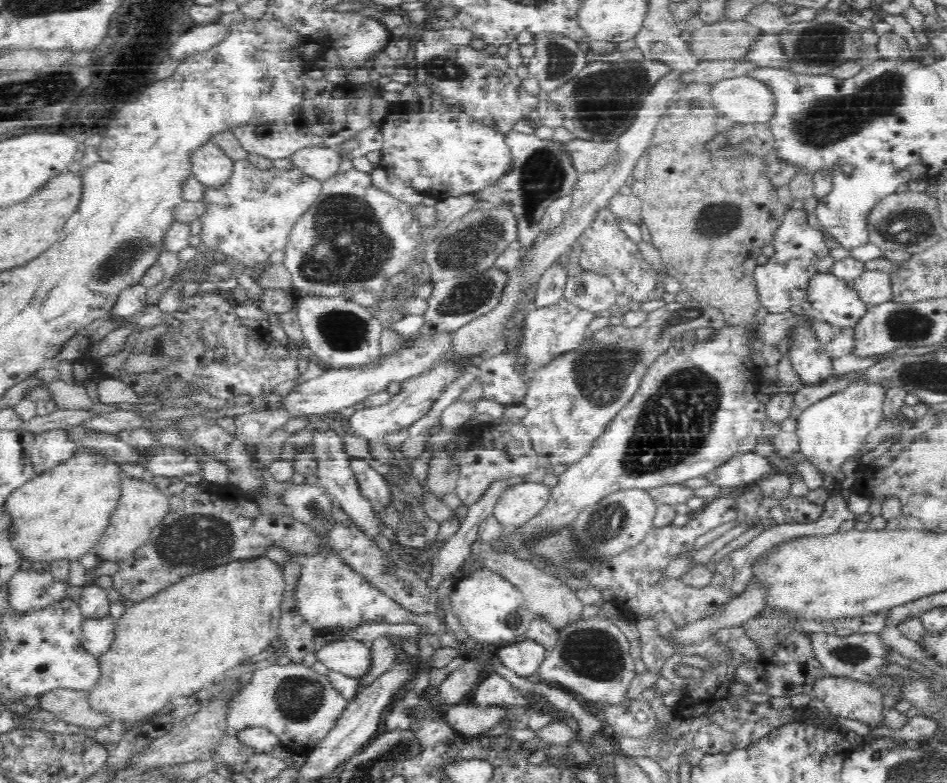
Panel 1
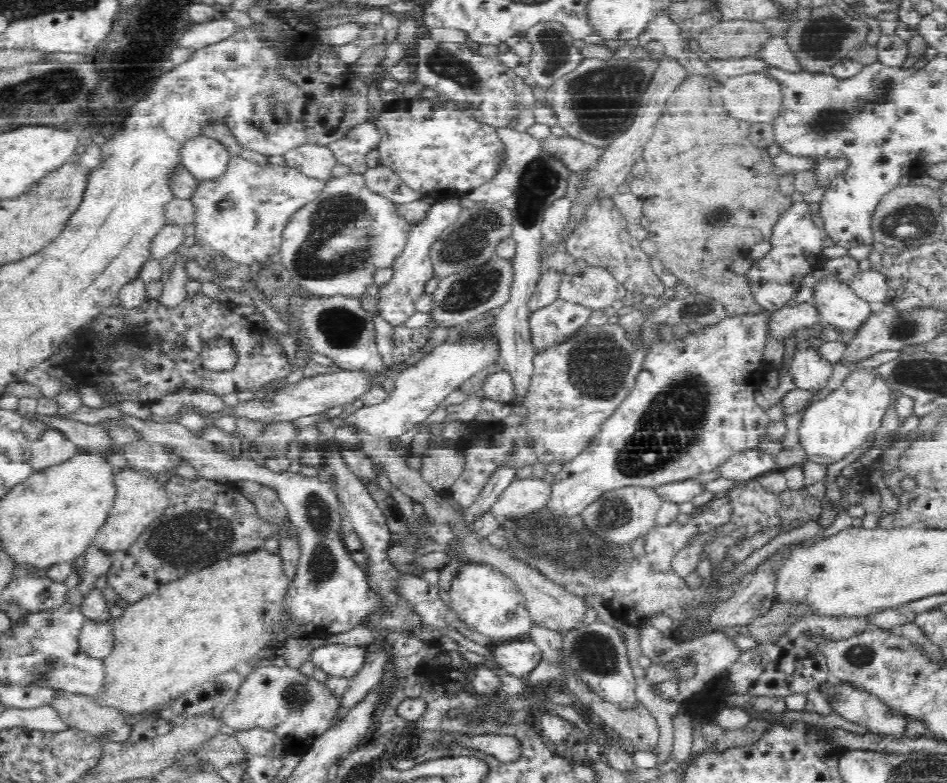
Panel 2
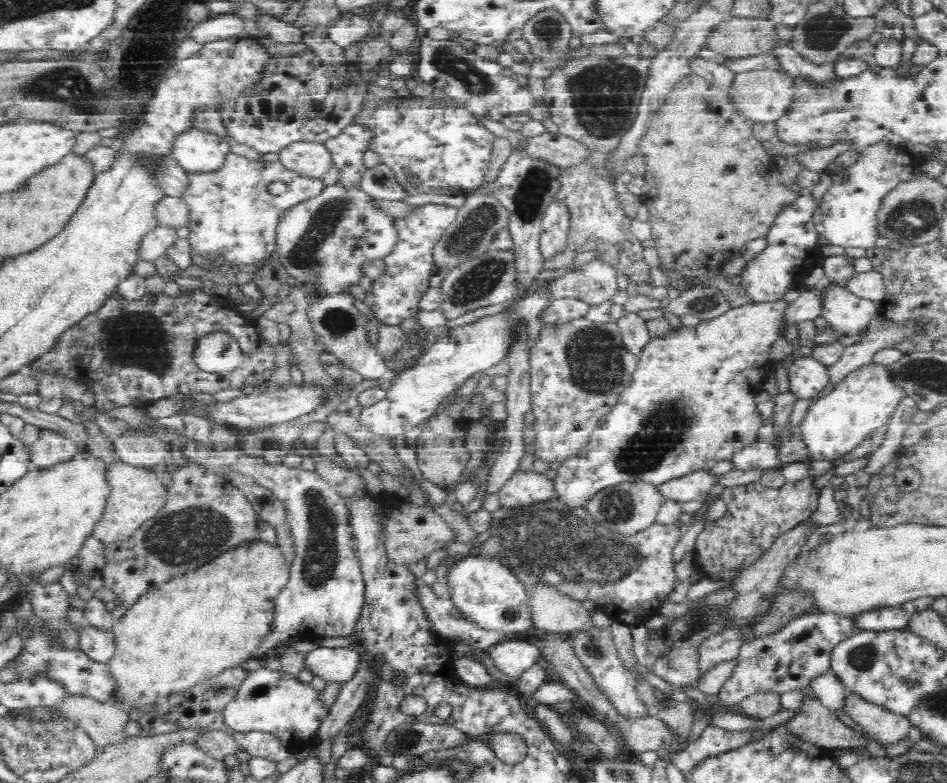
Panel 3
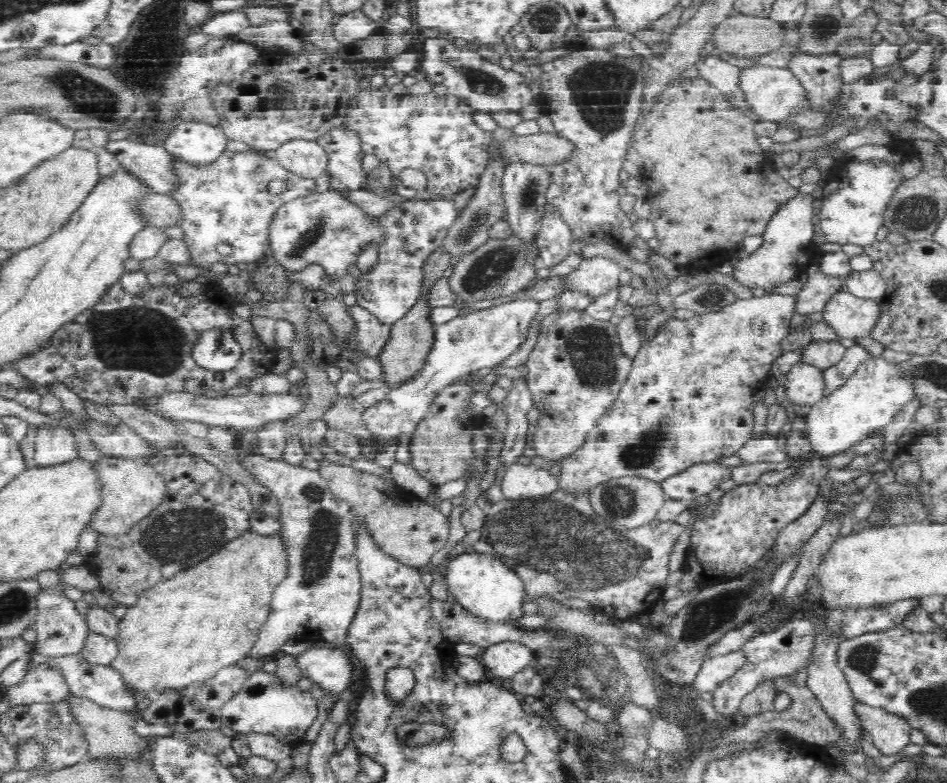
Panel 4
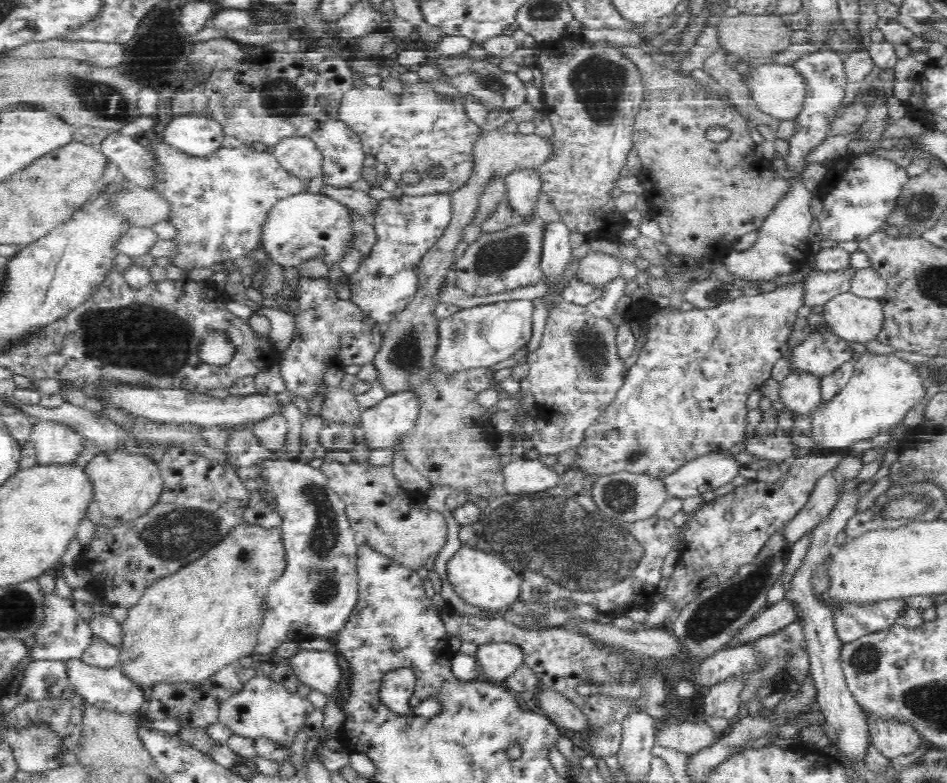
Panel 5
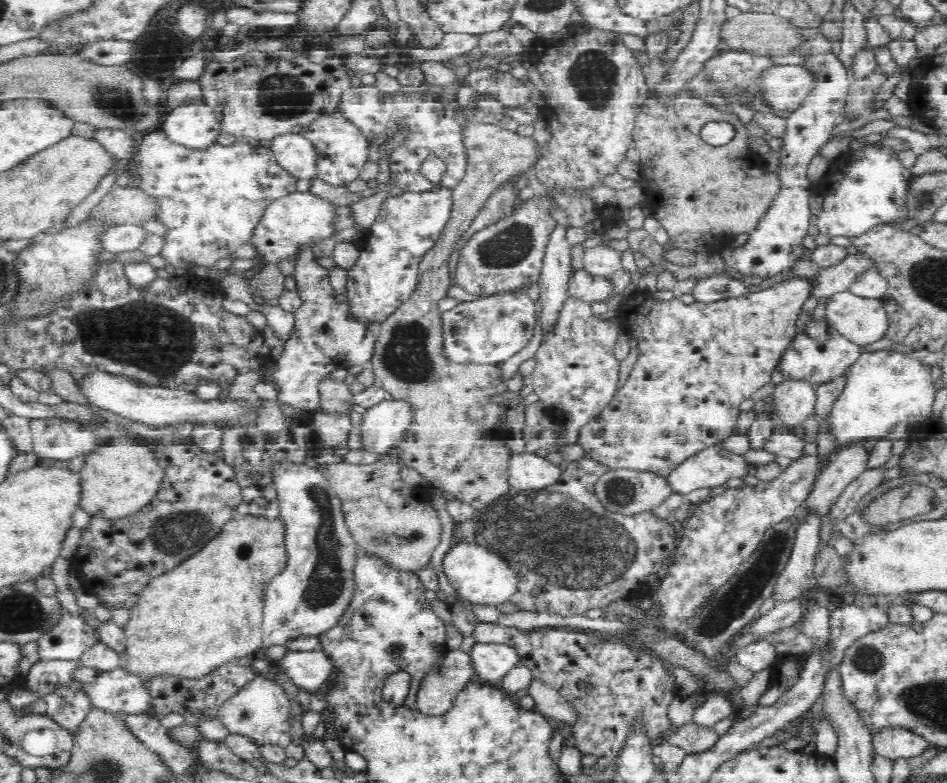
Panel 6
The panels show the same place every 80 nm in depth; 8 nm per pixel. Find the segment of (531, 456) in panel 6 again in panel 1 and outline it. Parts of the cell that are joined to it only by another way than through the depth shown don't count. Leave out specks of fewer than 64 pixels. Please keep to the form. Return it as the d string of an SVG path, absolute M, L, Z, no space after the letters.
M523 482L506 489L493 508L493 516L506 527L523 526L543 511L551 497L551 488L544 483Z

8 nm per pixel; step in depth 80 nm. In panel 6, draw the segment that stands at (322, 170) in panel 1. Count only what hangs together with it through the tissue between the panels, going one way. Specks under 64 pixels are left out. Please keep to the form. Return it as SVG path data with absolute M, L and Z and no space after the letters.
M287 134L271 140L271 151L278 164L299 178L317 178L319 156L315 146L302 134Z

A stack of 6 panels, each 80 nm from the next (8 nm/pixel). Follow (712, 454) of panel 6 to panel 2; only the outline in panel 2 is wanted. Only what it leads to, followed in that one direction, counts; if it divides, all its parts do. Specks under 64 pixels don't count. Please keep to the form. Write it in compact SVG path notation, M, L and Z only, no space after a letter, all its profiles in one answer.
M716 471L704 472L704 474L699 474L692 479L655 486L653 489L654 493L662 499L662 502L678 505L682 504L682 502L691 501L695 496L703 492L703 485L716 480L716 478L718 478Z

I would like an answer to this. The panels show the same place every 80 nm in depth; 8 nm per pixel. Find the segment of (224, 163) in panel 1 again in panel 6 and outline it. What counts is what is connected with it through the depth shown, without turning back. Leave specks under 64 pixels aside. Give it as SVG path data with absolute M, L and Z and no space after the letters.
M198 101L167 112L161 127L170 141L190 151L207 151L214 147L222 130L212 109Z

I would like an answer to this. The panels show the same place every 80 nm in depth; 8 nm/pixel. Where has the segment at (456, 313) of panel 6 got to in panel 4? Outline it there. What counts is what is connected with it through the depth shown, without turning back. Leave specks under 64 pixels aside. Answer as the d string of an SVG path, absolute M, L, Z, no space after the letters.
M521 298L497 304L485 311L477 311L467 317L456 317L453 321L435 328L432 346L424 358L424 364L414 376L390 388L387 396L377 404L366 408L361 414L364 425L380 440L396 441L401 434L414 431L428 416L441 394L450 387L462 384L470 374L492 369L508 359L525 341L531 320L540 310L540 300Z

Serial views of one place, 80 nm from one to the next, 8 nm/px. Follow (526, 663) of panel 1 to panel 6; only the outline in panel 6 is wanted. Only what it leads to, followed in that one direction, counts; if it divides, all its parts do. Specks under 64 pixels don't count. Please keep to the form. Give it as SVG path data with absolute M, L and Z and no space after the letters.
M476 643L470 652L477 679L495 684L521 664L519 652L509 644Z

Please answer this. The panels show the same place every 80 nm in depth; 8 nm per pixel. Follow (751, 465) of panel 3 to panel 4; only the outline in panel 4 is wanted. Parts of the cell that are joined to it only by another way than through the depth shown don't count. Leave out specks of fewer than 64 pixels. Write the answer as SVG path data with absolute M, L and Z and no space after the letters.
M765 436L750 440L736 456L740 460L740 464L754 464L754 462L778 464L778 462L787 460L785 442L785 436L780 439Z

